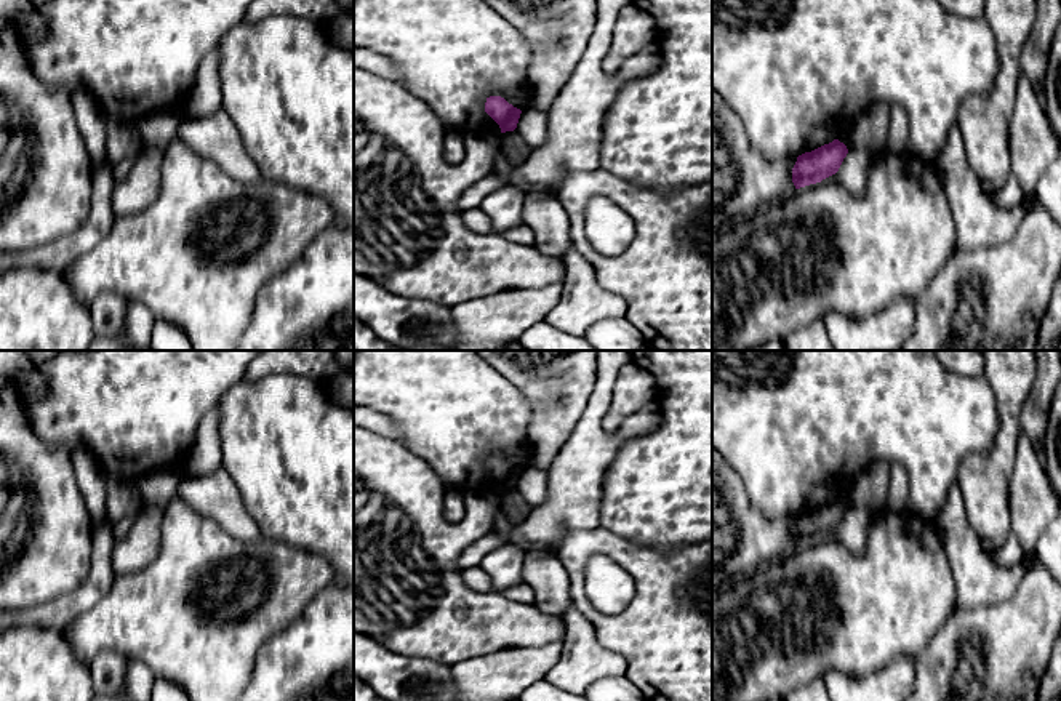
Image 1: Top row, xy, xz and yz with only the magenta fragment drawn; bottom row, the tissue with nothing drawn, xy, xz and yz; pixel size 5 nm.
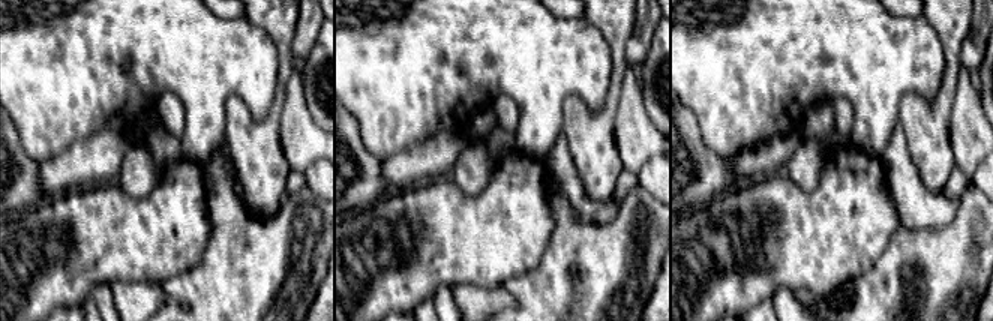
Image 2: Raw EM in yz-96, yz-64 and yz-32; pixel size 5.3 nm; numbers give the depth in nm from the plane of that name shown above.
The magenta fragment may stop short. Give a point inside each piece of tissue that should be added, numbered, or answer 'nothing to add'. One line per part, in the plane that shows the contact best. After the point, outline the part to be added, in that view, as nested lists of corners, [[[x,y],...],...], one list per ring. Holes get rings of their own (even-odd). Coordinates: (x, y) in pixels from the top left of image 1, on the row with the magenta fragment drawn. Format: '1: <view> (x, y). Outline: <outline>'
nothing to add

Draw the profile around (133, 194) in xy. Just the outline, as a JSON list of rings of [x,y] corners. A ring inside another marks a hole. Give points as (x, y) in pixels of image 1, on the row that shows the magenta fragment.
[[[142,149],[130,174],[115,182],[112,211],[115,218],[146,210],[158,195],[165,150]]]

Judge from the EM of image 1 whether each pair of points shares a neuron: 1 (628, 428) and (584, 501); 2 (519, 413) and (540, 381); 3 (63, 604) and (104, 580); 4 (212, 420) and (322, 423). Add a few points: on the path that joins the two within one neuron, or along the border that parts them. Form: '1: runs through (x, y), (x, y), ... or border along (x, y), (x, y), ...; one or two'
1: runs through (610, 445), (584, 471), (584, 484); one
2: border along (501, 373), (530, 404), (527, 439); two
3: runs through (72, 604), (80, 600), (95, 586); one
4: border along (215, 407), (223, 456); two

